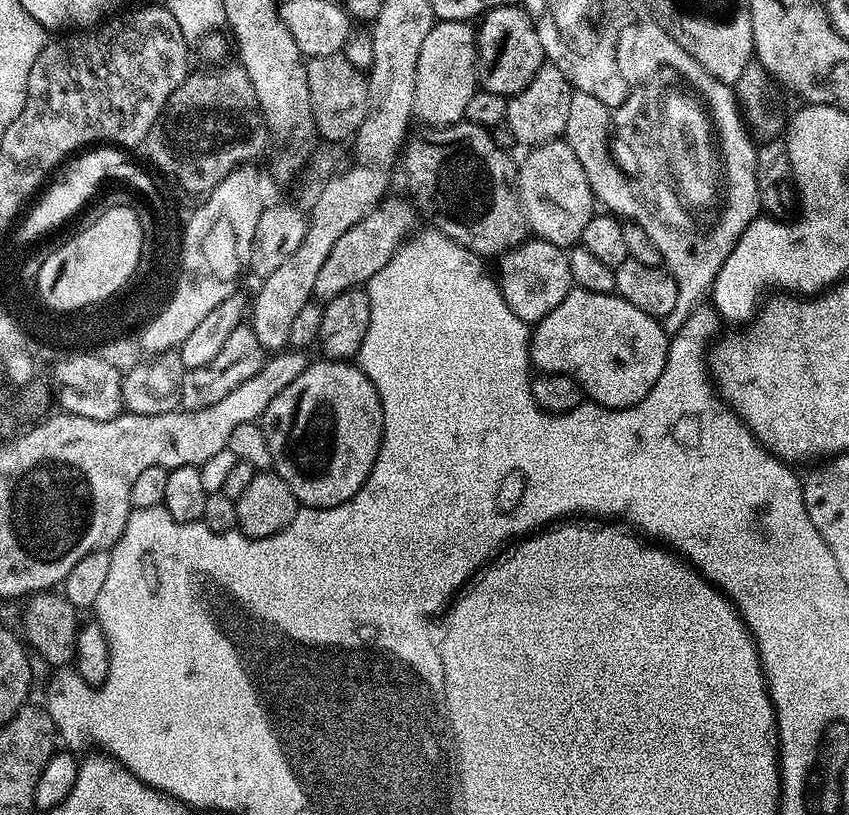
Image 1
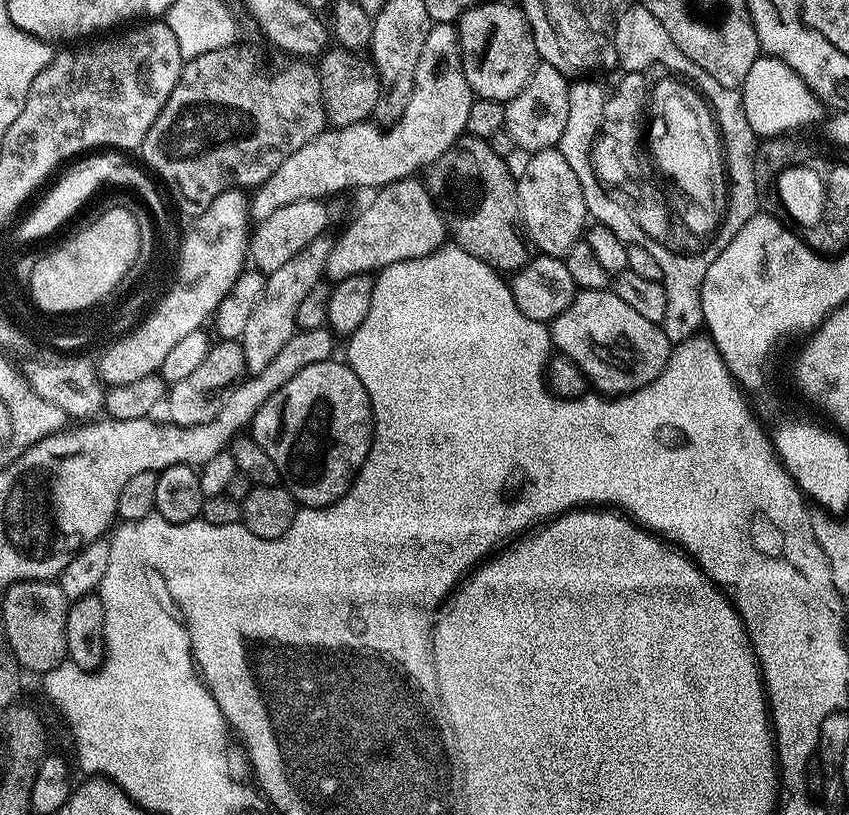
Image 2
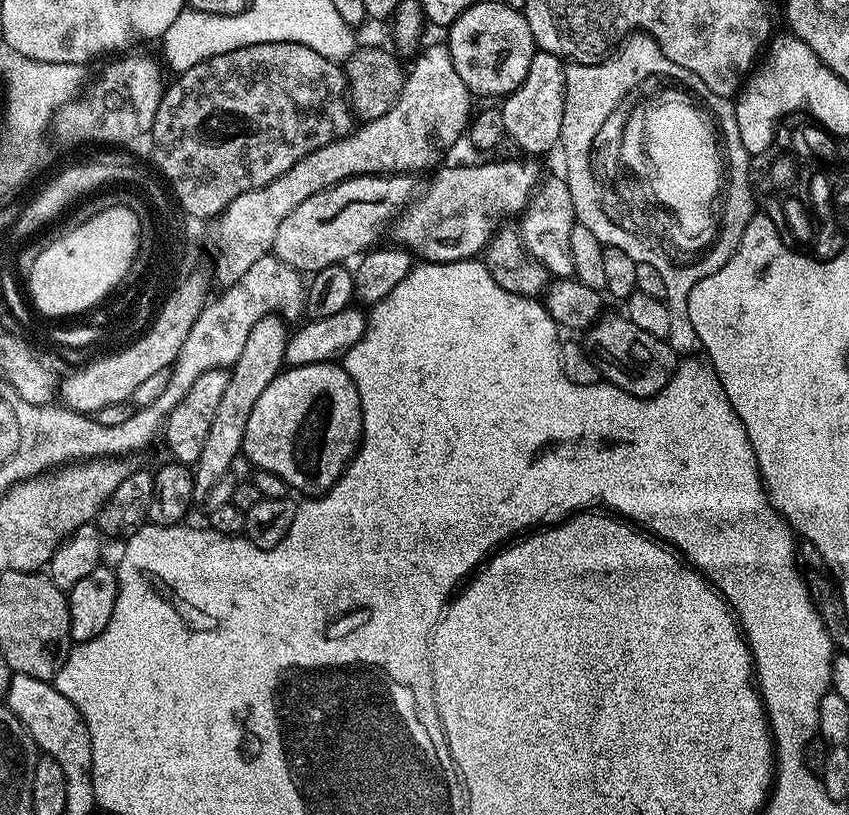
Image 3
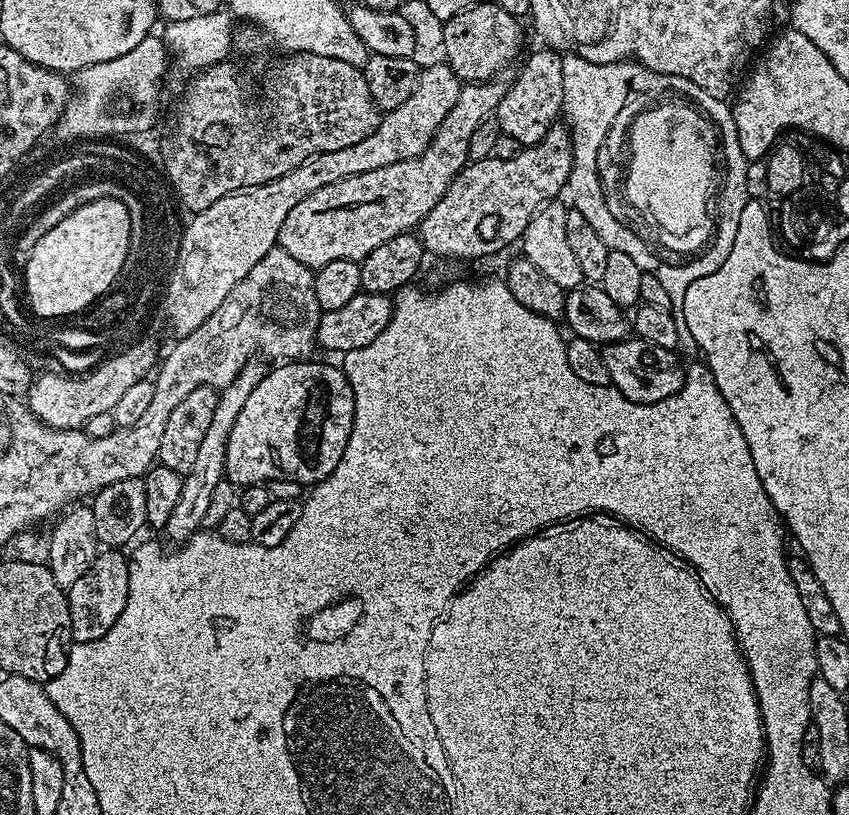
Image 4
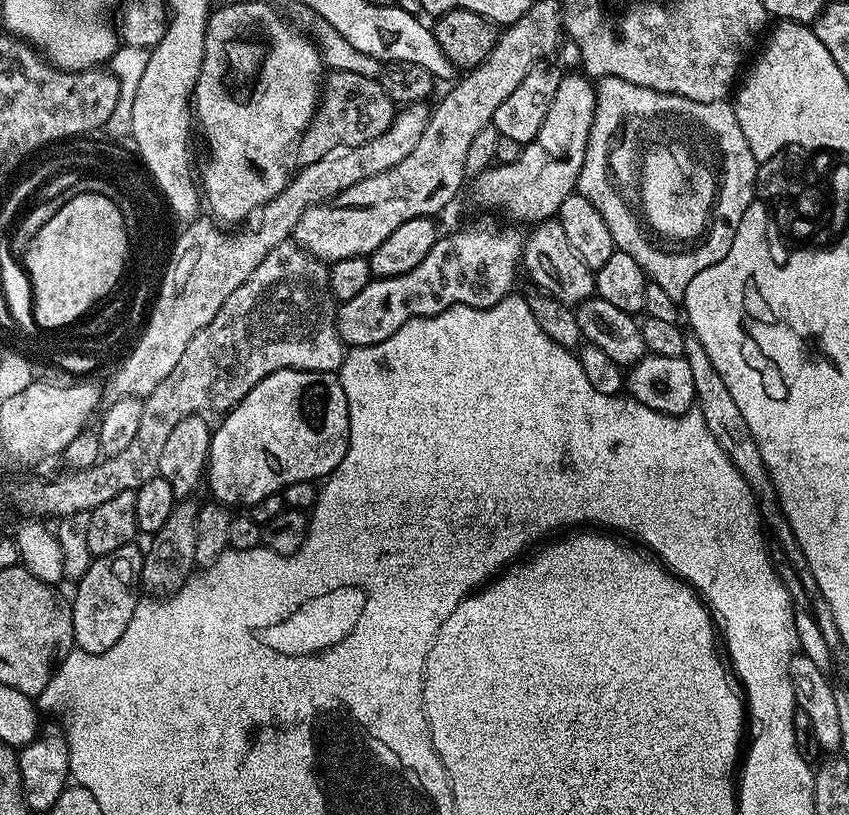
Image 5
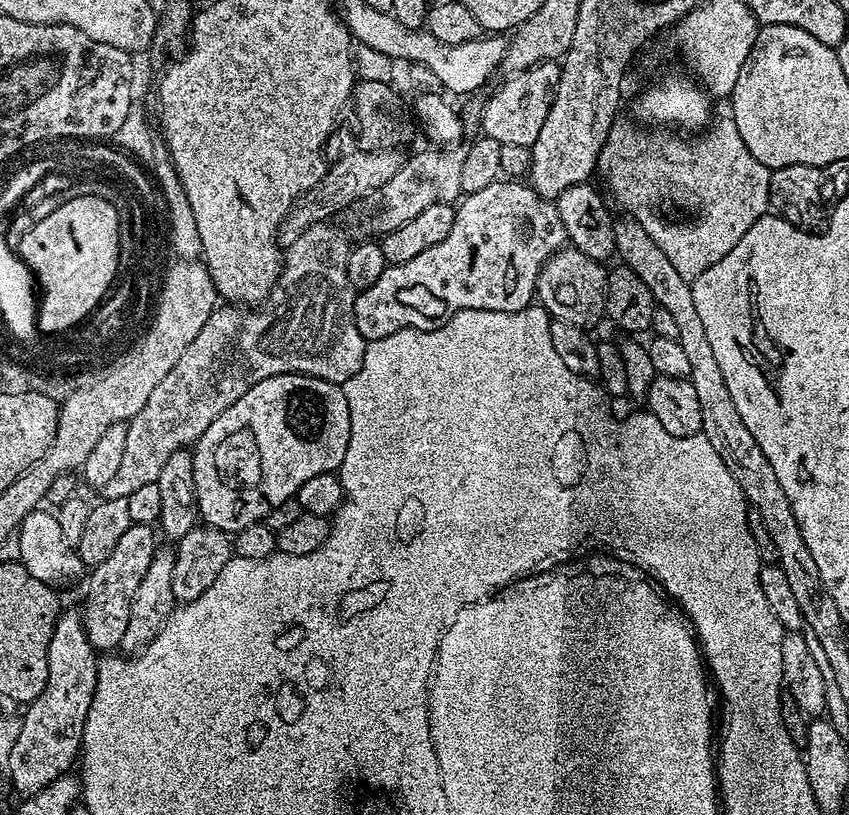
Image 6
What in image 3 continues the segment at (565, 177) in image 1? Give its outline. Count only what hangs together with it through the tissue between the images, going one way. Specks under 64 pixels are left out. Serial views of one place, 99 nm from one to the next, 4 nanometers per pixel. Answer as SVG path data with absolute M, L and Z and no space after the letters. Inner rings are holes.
M552 176L533 191L532 199L522 213L524 221L518 224L520 237L528 247L528 255L542 262L549 274L556 278L568 278L574 270L574 257L570 254L570 230L576 225L574 198L570 198L567 179Z

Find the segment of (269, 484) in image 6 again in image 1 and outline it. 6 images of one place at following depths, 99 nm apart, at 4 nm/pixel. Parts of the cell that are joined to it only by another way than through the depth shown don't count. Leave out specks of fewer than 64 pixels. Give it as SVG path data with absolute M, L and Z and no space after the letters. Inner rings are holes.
M320 358L317 364L316 361L309 363L308 368L302 370L302 374L298 374L298 378L294 378L294 382L290 382L290 386L286 386L286 390L282 390L282 394L278 394L278 398L274 398L274 402L270 402L270 406L266 406L266 410L258 423L266 434L266 446L270 446L272 468L276 475L282 478L282 482L286 482L286 486L290 486L297 505L305 508L329 508L354 498L354 494L358 494L358 490L366 482L366 478L378 458L378 450L382 442L382 430L384 429L382 402L378 398L378 390L374 390L374 386L370 382L370 378L366 378L364 371L355 363L327 358Z

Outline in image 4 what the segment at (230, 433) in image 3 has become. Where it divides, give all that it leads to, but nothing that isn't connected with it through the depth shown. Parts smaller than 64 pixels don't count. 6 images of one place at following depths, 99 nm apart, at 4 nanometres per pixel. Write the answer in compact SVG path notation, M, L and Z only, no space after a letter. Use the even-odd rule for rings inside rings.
M260 358L249 360L246 366L234 378L230 386L221 389L216 398L214 406L214 418L210 418L210 426L206 430L206 435L202 437L202 443L198 449L198 455L190 471L183 473L182 495L178 498L178 503L174 506L174 514L170 514L170 522L162 530L163 535L168 535L175 542L186 542L191 536L204 528L206 509L210 506L210 498L214 495L218 482L225 479L226 473L226 444L230 438L230 432L234 430L234 422L238 422L238 414L242 414L242 406L246 406L246 401L250 399L250 393L254 391L254 386L262 382L266 371L265 361Z

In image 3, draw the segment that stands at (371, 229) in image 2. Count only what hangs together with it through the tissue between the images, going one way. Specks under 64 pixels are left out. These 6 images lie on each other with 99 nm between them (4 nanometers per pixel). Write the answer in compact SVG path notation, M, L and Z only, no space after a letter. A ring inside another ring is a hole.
M496 160L491 163L437 167L424 193L420 197L417 195L395 217L391 225L392 236L396 239L393 241L408 249L413 257L430 264L479 257L494 234L494 219L498 213L523 213L538 184L535 170L525 162Z

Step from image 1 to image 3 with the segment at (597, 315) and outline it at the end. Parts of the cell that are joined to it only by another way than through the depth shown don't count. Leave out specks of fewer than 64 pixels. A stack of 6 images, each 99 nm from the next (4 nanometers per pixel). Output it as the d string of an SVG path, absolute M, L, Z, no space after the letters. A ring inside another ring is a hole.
M627 315L606 316L597 319L582 337L584 349L590 353L601 377L635 396L653 396L661 392L676 371L677 353L673 352L667 340L660 340L654 334L646 334L646 330L634 326Z

